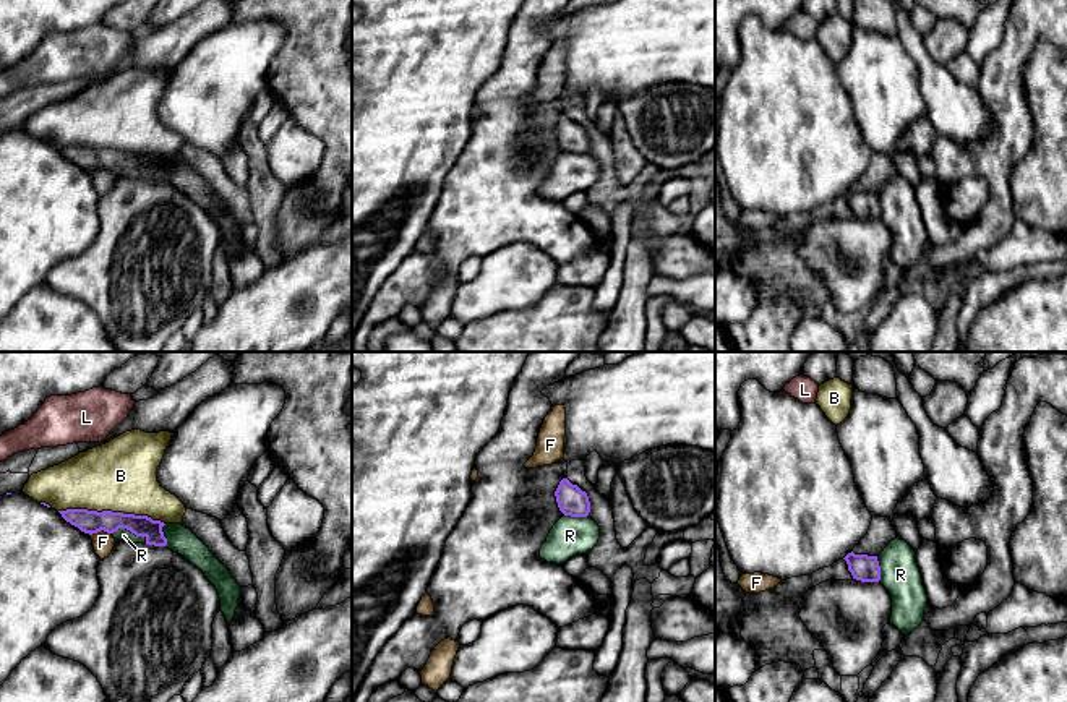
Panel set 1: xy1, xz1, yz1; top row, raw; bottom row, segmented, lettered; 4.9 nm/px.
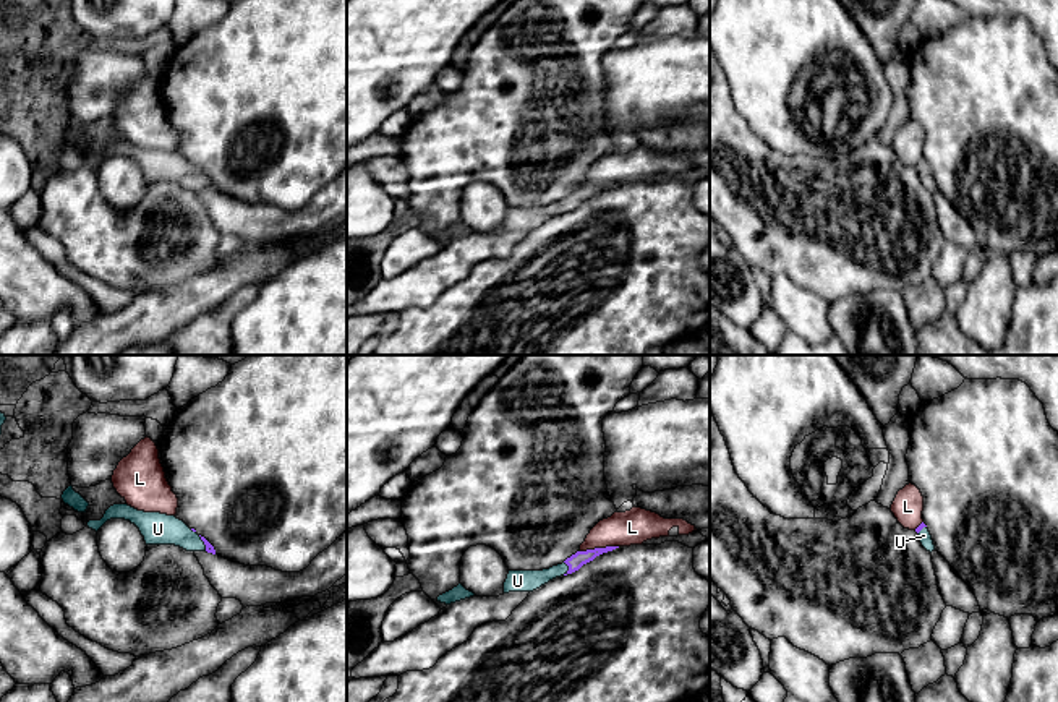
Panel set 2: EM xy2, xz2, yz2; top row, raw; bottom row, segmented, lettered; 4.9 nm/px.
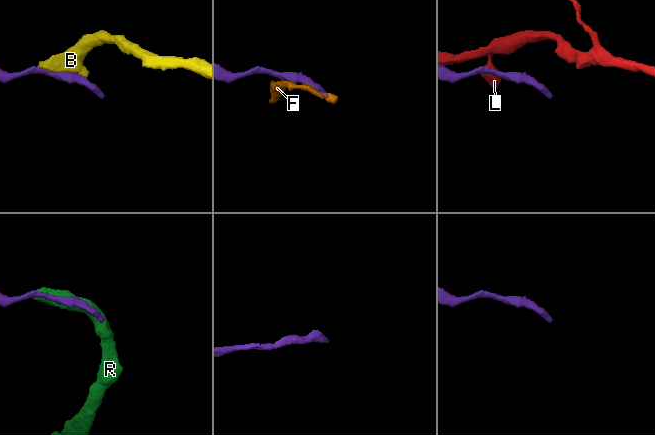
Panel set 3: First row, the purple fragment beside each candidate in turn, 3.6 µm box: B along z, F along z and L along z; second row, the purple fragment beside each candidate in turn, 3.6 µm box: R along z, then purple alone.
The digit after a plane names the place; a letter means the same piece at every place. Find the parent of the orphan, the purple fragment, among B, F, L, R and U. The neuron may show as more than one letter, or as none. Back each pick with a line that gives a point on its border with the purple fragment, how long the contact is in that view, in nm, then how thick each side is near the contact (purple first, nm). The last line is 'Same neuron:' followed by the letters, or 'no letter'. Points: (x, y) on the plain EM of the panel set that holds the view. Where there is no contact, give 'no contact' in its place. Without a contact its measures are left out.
U: meets purple in xz2 at (569, 205); contact 70 nm long; 80 nm thick on the purple side, 110 nm on the other
Same neuron: U

